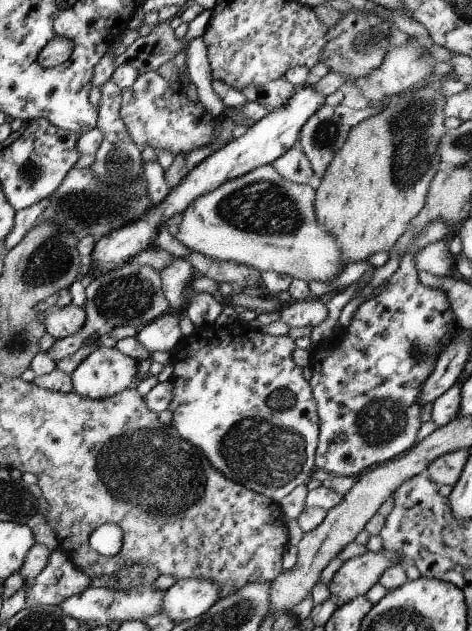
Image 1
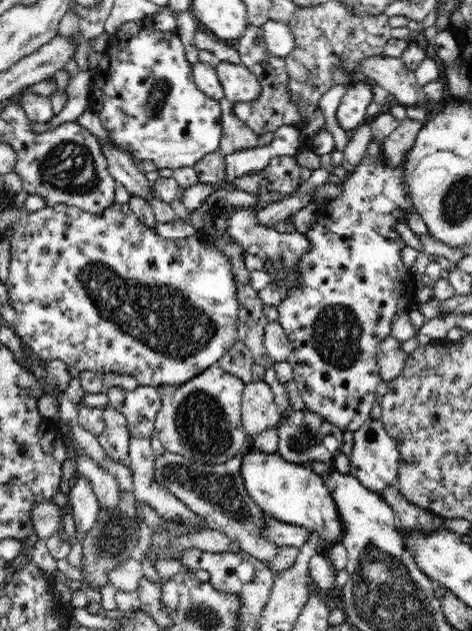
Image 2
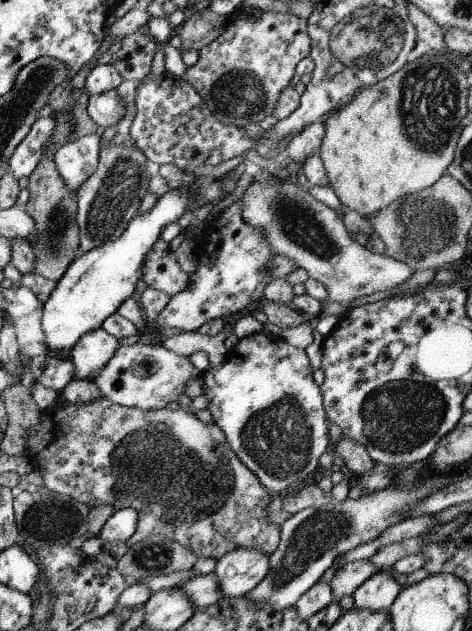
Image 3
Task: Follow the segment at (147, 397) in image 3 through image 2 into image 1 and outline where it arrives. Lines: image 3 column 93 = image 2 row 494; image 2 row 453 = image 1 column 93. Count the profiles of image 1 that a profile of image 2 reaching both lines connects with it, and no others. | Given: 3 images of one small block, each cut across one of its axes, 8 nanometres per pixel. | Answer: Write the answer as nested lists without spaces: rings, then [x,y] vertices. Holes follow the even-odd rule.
[[[105,346],[95,347],[71,372],[72,392],[84,396],[85,398],[97,399],[109,398],[114,394],[119,394],[130,384],[141,382],[137,377],[137,362],[129,356],[121,353],[116,347],[107,348]]]

